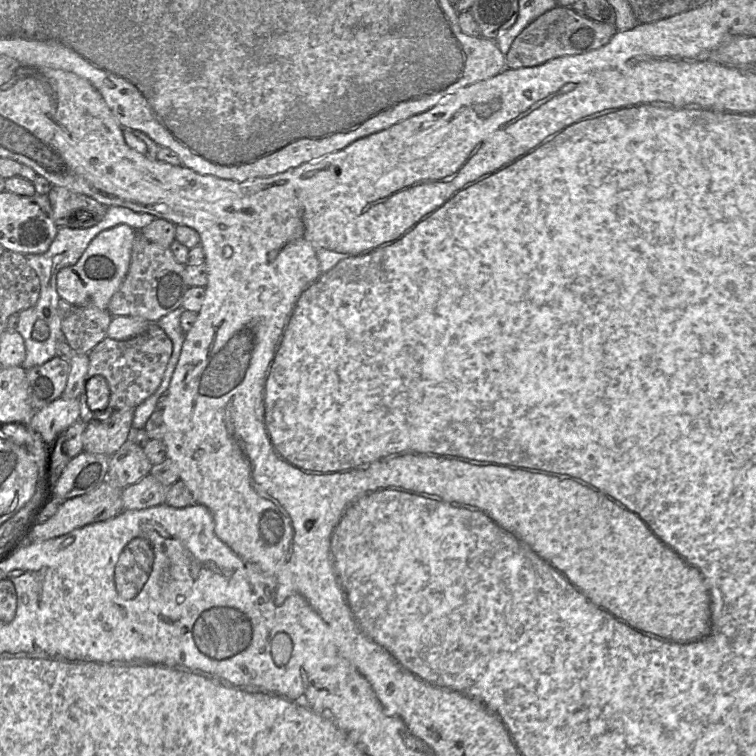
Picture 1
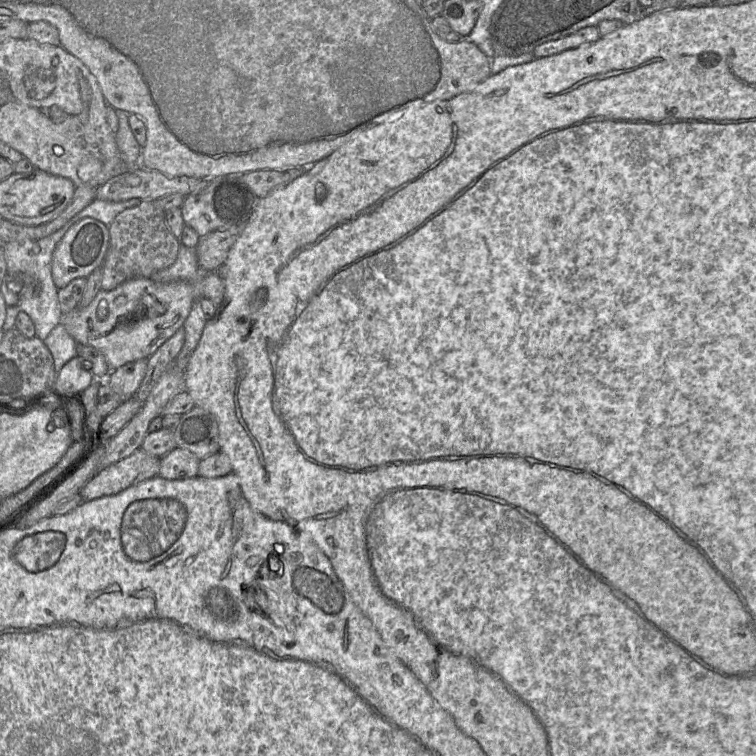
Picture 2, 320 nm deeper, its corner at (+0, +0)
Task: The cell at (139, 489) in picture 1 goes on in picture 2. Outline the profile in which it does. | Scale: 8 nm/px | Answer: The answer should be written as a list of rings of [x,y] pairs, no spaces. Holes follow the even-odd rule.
[[[176,447],[160,458],[158,475],[167,480],[183,480],[198,476],[200,460],[190,451]]]

